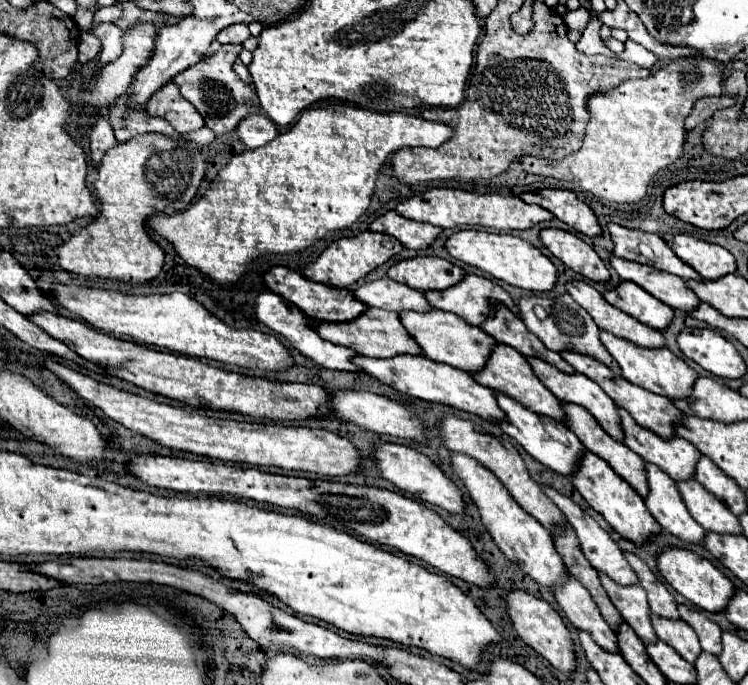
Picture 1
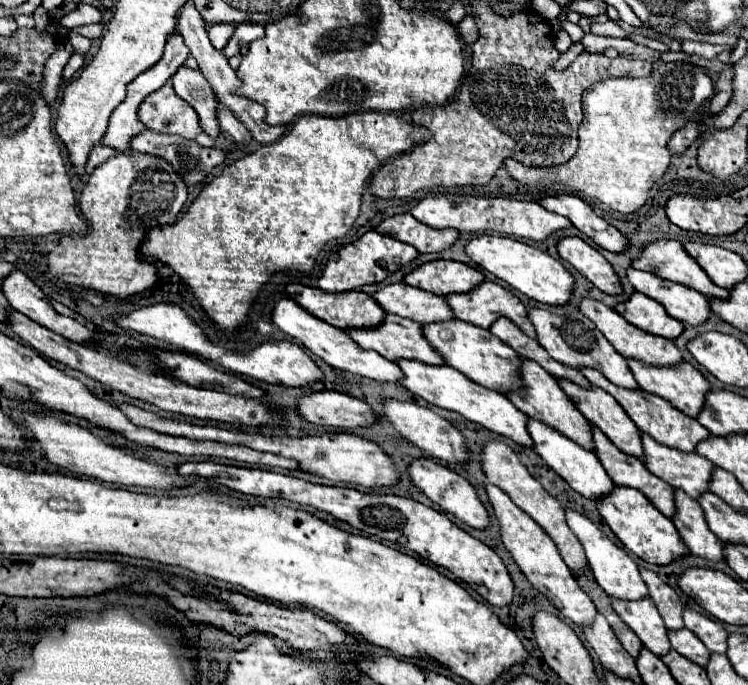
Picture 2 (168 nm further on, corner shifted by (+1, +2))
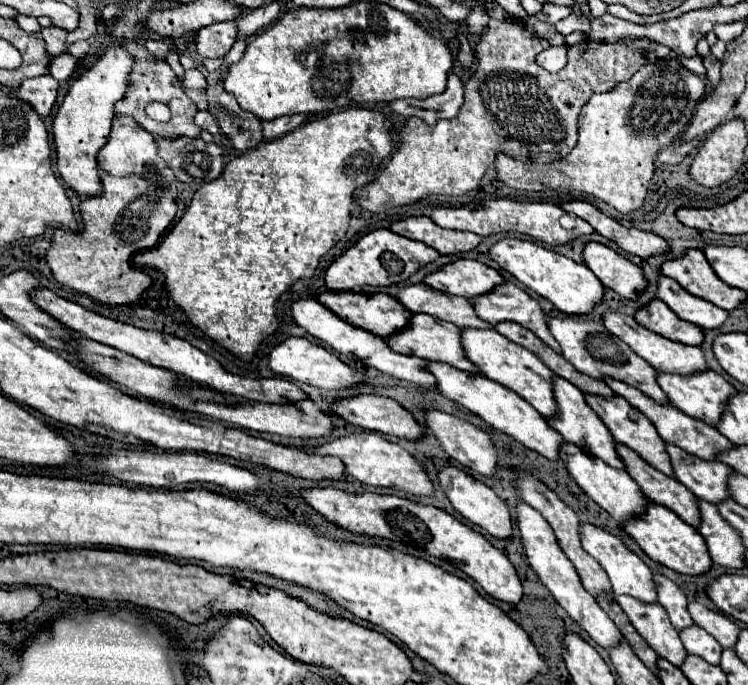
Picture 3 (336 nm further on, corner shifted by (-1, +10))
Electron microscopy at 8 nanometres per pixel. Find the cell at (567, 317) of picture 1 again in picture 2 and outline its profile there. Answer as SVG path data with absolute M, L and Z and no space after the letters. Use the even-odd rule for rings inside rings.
M540 307L528 309L528 319L532 321L532 325L536 329L538 343L550 353L552 359L556 359L564 365L570 365L574 369L594 367L600 373L604 373L606 379L610 379L618 387L626 387L626 389L636 389L638 387L638 383L634 381L634 377L632 377L632 373L626 365L626 359L606 341L606 337L590 321L586 321L586 323L576 321L576 319L570 319L570 317L550 313L550 311L540 309Z

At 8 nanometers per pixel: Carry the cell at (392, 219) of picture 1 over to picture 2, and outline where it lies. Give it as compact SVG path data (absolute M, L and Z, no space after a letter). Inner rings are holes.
M410 213L386 217L376 227L376 231L382 235L390 235L398 241L404 241L404 243L416 247L420 253L444 251L458 239L458 231L454 231L454 229L430 229L428 225L422 225L420 221L416 221Z

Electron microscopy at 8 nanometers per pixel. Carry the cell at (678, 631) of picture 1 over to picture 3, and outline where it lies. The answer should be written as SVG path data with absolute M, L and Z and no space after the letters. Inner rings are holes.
M692 625L684 631L680 631L680 639L690 655L702 657L704 661L708 661L712 665L720 663L720 653L724 651L722 645L710 633L700 629L698 625Z

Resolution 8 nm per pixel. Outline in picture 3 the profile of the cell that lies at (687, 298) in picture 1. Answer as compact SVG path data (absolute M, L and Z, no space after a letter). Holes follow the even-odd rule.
M660 277L658 283L658 297L684 321L690 321L702 329L718 329L726 319L728 311L704 301L700 297L692 297L688 291L680 289L676 281L670 277Z

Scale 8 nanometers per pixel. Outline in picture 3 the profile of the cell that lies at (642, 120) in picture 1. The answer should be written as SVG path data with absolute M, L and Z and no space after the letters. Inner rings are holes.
M670 57L658 59L652 65L644 65L634 77L616 85L612 91L592 95L578 117L578 143L564 159L552 163L522 163L500 153L496 157L498 179L520 191L564 187L592 195L620 213L636 211L646 197L648 183L654 175L654 161L664 147L658 135L668 135L670 145L690 123L704 91L704 81L682 63ZM636 105L638 115L632 115Z

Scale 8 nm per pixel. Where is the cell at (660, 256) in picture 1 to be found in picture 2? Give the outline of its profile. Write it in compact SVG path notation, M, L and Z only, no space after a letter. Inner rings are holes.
M658 239L642 247L640 255L632 261L634 269L654 273L662 279L688 285L706 297L728 297L728 289L718 289L718 285L710 285L710 277L698 269L698 263L682 249L680 241L674 239Z

